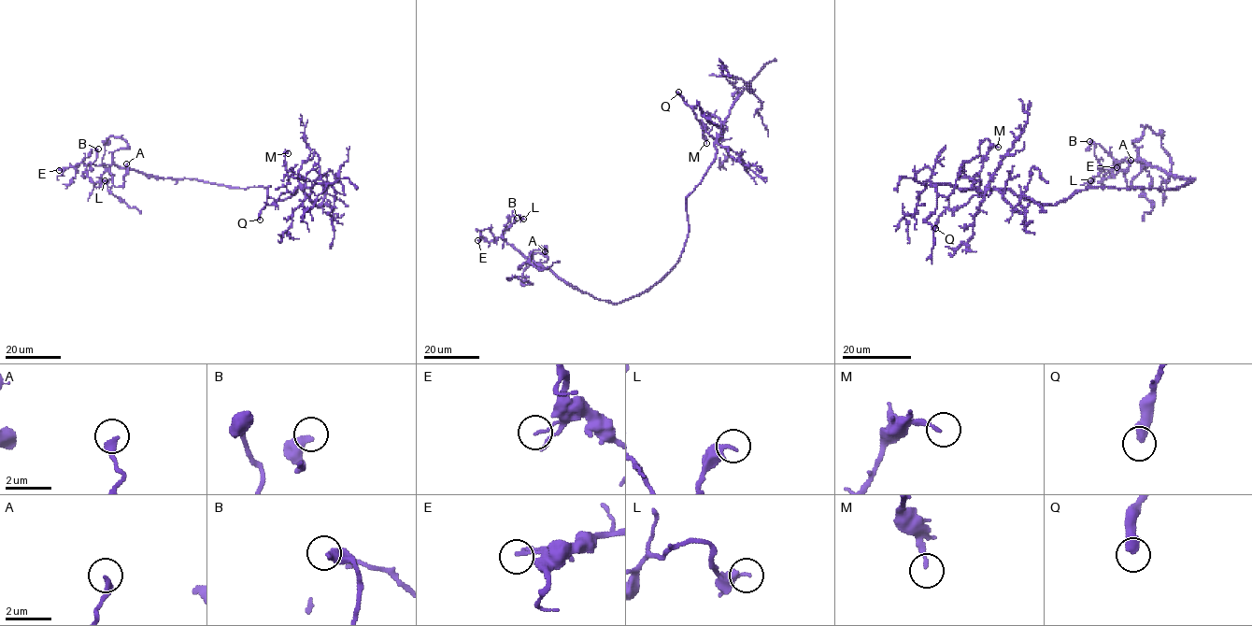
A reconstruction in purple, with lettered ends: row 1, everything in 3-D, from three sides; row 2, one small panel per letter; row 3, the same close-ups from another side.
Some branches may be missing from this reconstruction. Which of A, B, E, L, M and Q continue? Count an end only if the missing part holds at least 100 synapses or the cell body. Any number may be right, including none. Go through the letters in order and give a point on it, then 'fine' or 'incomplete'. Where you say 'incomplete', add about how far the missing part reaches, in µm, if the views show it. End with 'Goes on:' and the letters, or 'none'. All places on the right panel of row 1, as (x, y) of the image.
A: at (1131, 160); fine
B: at (1089, 141); fine
E: at (1116, 167); fine
L: at (1090, 180); fine
M: at (998, 147); fine
Q: at (935, 228); fine
Goes on: none

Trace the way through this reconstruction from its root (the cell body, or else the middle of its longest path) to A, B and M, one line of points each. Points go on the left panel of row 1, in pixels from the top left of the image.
A: (248, 188), (232, 188), (197, 178), (148, 177), (112, 164), (110, 173), (116, 187), (123, 185), (126, 163)
B: (248, 188), (232, 188), (197, 178), (148, 177), (114, 164), (90, 164), (84, 173), (96, 159), (98, 149)
M: (248, 188), (270, 186), (267, 194), (276, 200), (291, 196), (297, 189), (287, 191), (288, 153)

